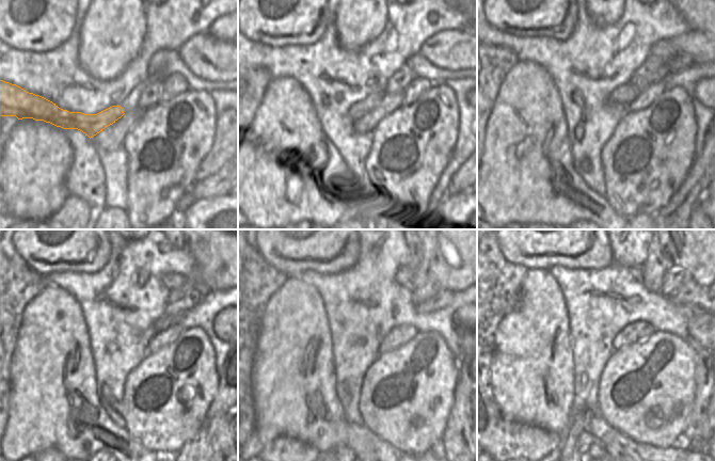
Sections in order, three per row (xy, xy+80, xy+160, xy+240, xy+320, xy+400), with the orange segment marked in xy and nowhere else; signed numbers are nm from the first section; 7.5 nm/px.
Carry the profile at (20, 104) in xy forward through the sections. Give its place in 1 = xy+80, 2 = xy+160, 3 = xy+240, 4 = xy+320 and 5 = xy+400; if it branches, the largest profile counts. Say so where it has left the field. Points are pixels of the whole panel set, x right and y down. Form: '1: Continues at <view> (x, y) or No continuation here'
1: Continues at xy+80 (359, 110)
2: Continues at xy+160 (624, 95)
3: Continues at xy+240 (165, 321)
4: Continues at xy+320 (444, 297)
5: Continues at xy+400 (693, 292).

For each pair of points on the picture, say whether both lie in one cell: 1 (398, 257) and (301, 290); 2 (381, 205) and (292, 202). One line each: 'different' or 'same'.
1: different
2: different

